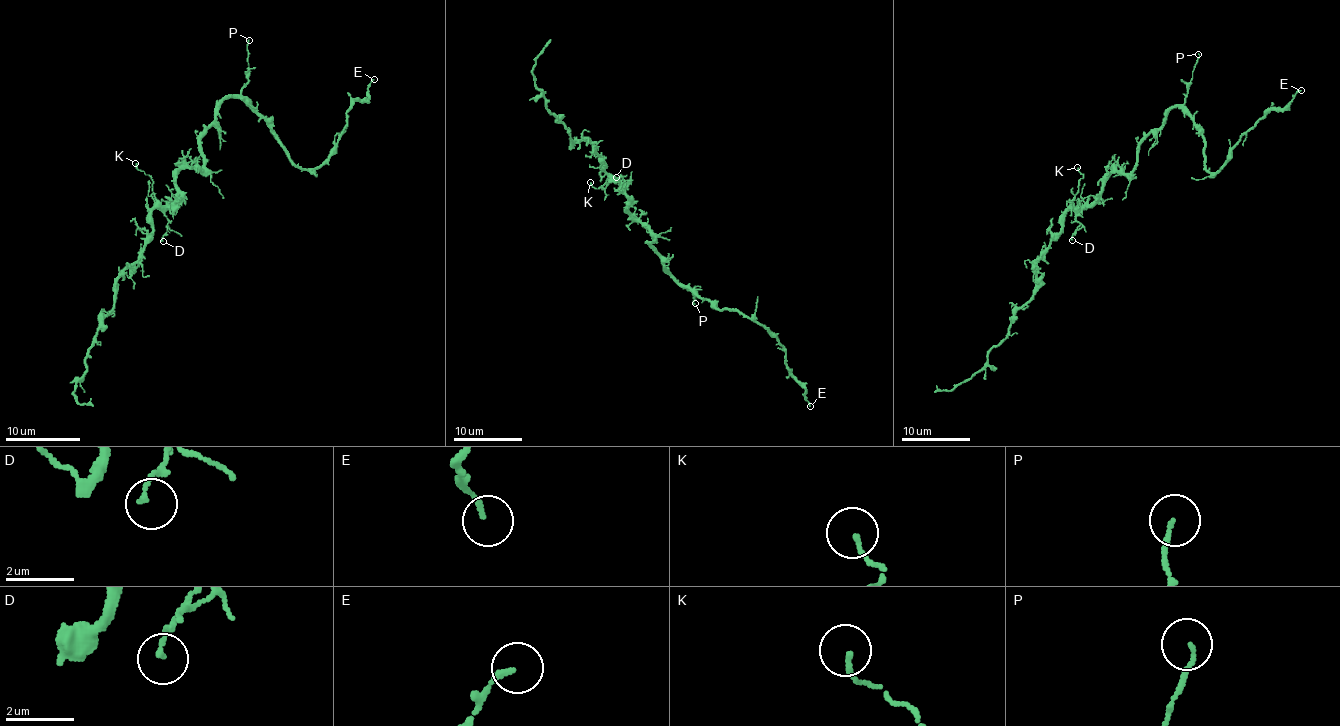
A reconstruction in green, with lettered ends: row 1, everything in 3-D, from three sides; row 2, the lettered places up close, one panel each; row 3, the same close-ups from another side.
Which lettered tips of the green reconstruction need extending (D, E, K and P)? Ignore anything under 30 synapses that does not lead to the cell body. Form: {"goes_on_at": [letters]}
{"goes_on_at": []}

